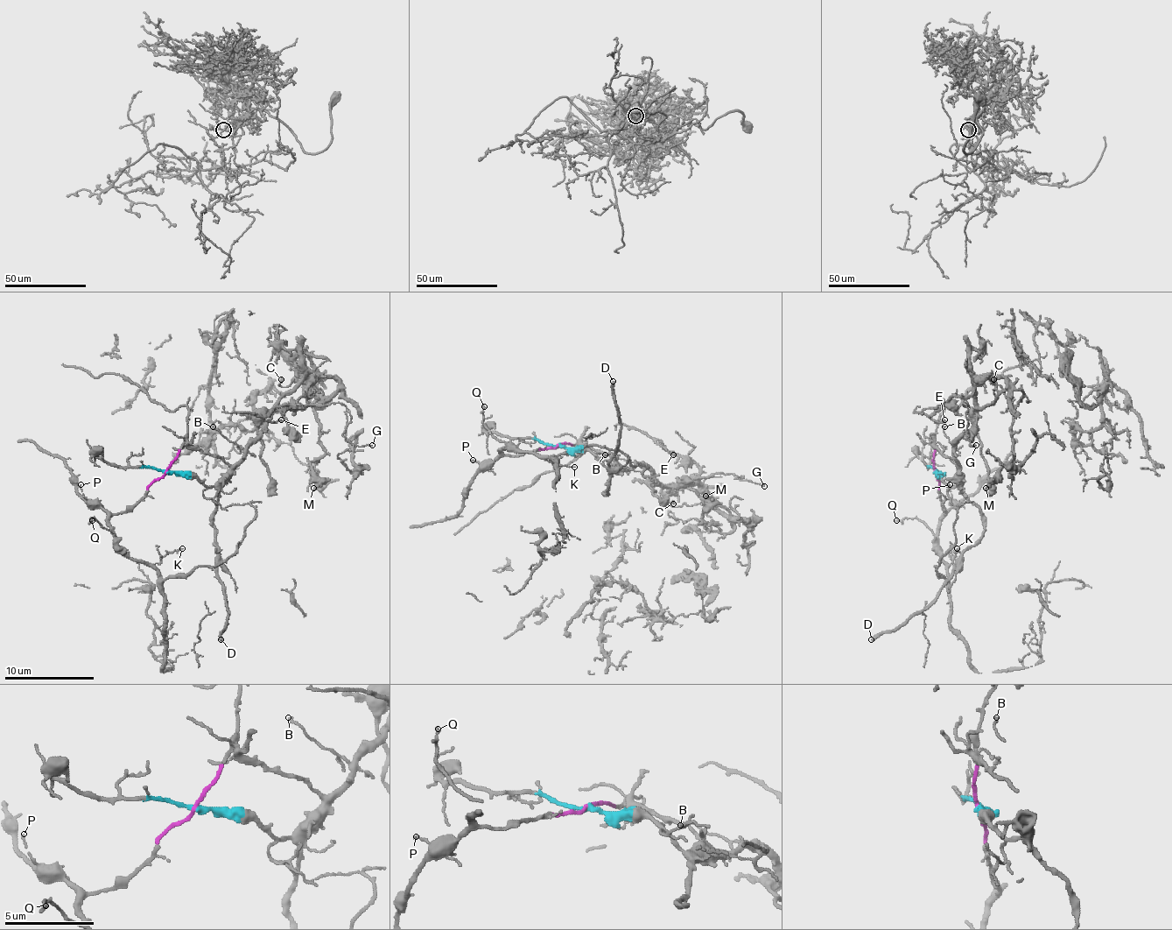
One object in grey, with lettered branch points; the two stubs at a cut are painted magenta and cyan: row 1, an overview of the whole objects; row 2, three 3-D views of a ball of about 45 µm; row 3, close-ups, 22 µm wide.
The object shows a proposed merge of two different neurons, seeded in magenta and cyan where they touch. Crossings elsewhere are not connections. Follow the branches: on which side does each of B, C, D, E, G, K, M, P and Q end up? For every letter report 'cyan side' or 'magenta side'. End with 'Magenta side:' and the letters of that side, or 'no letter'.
B: cyan side
C: cyan side
D: cyan side
E: cyan side
G: cyan side
K: magenta side
M: cyan side
P: magenta side
Q: magenta side
Magenta side: K, P, Q

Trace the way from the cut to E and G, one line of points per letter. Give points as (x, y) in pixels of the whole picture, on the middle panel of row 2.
E: (557, 446), (586, 448), (604, 466), (642, 464), (656, 484), (698, 486), (698, 468), (663, 441), (674, 454)
G: (557, 446), (586, 448), (604, 466), (642, 464), (656, 484), (698, 486), (703, 477), (734, 473), (763, 486)

